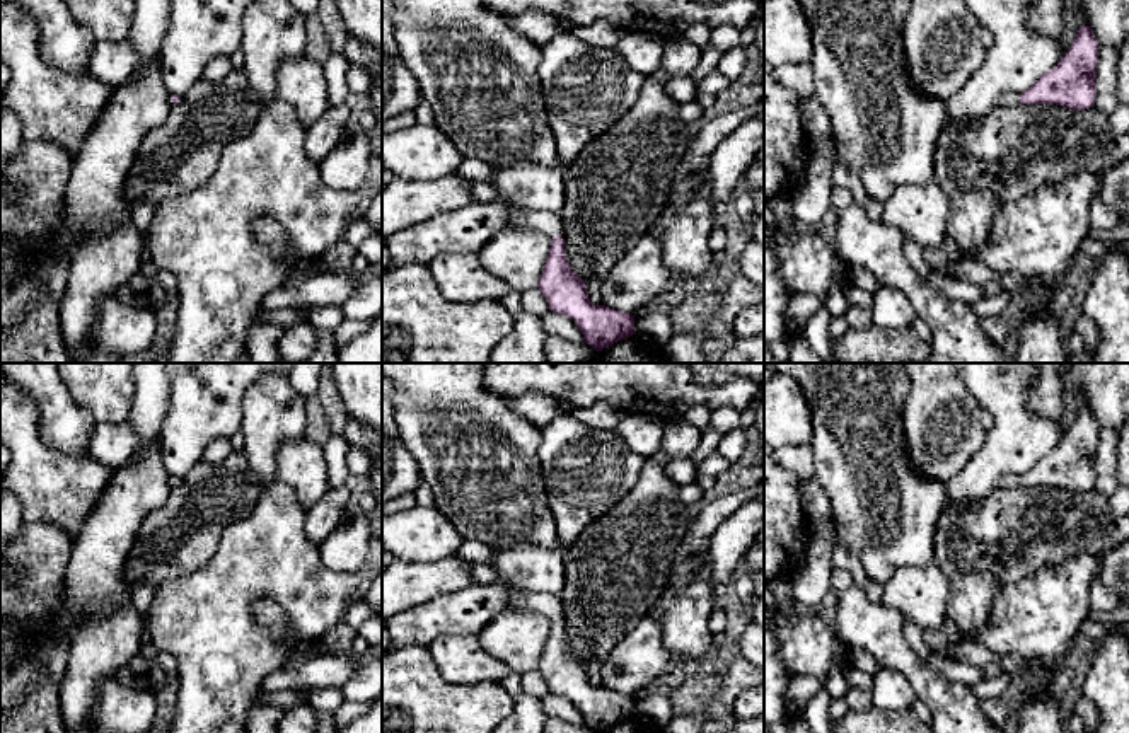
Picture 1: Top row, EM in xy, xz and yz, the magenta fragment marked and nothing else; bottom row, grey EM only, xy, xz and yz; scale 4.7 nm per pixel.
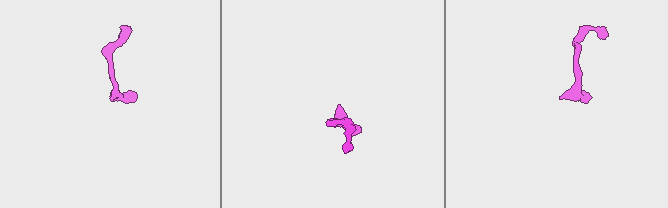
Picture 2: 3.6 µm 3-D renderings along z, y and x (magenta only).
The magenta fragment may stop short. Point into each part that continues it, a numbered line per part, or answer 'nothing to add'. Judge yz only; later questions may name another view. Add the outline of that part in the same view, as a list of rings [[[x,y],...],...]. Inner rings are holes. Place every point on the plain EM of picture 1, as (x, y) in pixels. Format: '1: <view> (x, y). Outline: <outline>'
1: yz (1007, 479). Outline: [[[1003,474],[998,479],[998,486],[1001,486],[1001,488],[1016,488],[1016,486],[1020,486],[1020,476],[1016,476],[1016,474]]]

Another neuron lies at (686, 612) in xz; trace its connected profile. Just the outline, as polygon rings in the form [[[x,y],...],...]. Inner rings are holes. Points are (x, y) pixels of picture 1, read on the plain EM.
[[[709,552],[694,559],[694,573],[677,592],[663,590],[655,607],[662,614],[662,641],[672,658],[684,663],[703,658],[713,643],[709,619],[713,605],[713,571]]]

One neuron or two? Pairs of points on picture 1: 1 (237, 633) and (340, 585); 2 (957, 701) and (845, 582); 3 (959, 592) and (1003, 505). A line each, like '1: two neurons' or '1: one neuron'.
1: one neuron
2: two neurons
3: one neuron

